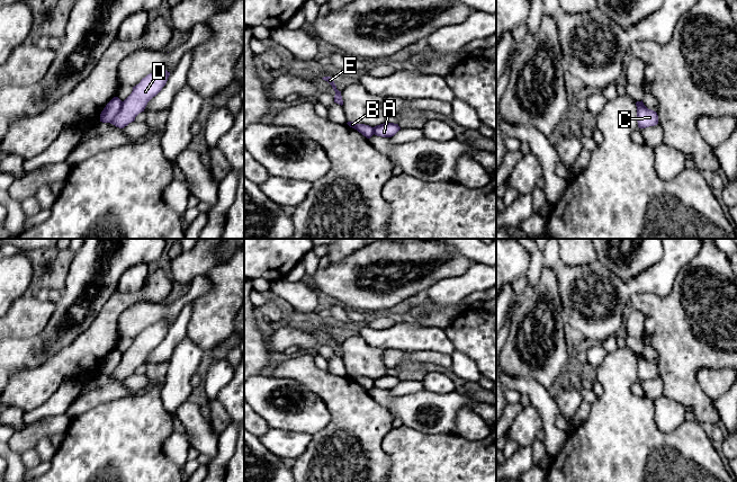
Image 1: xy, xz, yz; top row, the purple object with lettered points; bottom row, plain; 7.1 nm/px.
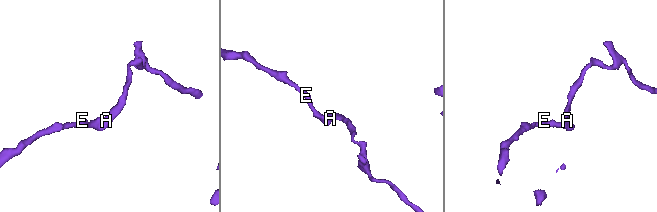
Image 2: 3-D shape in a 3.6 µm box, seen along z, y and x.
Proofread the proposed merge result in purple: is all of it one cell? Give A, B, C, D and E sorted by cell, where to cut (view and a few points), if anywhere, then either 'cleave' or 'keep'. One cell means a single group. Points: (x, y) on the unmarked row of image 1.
groups A C D / B E; cut xy (123, 354), (119, 364), (109, 374); cleave

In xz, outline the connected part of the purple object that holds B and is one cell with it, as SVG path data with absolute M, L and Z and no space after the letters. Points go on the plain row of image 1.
M348 374L347 375L350 380L357 382L359 385L361 385L363 389L366 389L367 391L370 391L375 383L374 380L369 378L369 377L365 377L365 376L357 376L354 374Z

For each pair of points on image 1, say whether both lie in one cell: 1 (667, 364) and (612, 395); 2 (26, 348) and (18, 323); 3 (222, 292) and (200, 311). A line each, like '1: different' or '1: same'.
1: different
2: different
3: same

